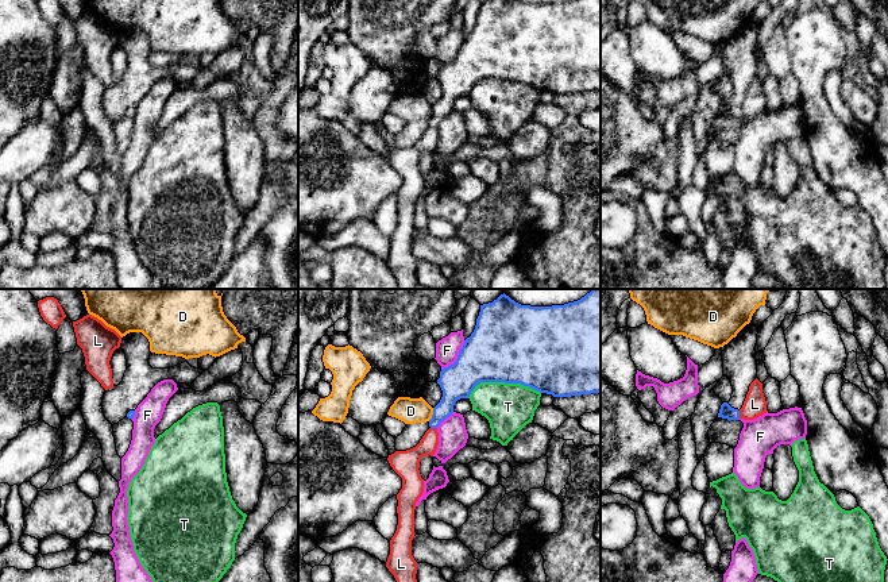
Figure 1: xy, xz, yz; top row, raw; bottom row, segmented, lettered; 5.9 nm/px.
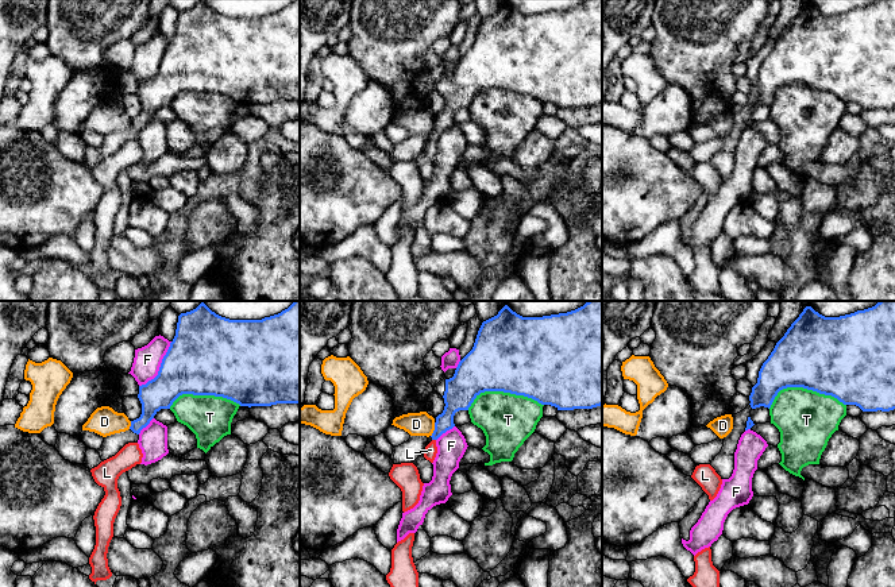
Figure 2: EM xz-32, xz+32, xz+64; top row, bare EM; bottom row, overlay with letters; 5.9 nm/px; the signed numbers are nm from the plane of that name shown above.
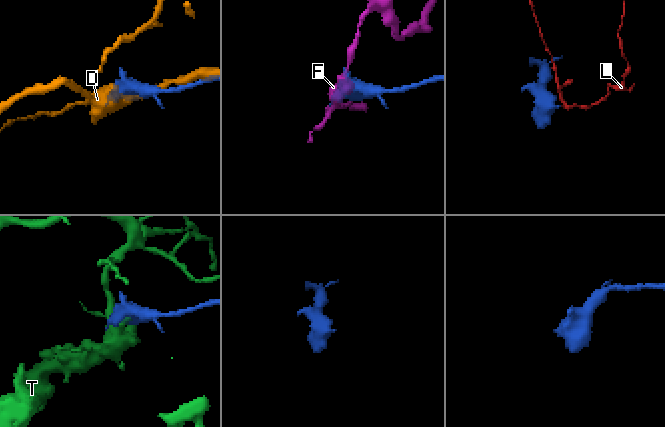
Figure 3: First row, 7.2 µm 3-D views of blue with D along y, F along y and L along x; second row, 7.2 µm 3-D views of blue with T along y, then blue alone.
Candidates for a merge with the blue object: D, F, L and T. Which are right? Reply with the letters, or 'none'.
L

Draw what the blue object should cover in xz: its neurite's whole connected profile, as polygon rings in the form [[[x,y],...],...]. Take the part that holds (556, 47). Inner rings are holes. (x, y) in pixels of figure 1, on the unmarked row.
[[[489,0],[480,3],[476,23],[470,35],[466,36],[453,62],[441,66],[437,81],[443,88],[440,100],[433,105],[429,127],[420,140],[406,149],[395,149],[387,158],[393,167],[402,176],[402,186],[397,192],[398,223],[390,238],[390,253],[386,265],[394,273],[398,289],[413,289],[417,285],[417,259],[412,253],[412,238],[414,235],[416,200],[424,190],[424,177],[420,171],[422,154],[433,154],[439,143],[437,124],[453,111],[453,103],[460,96],[468,96],[480,80],[521,81],[540,90],[553,95],[582,93],[601,89],[601,0],[568,0],[552,4],[530,4],[518,0]]]

